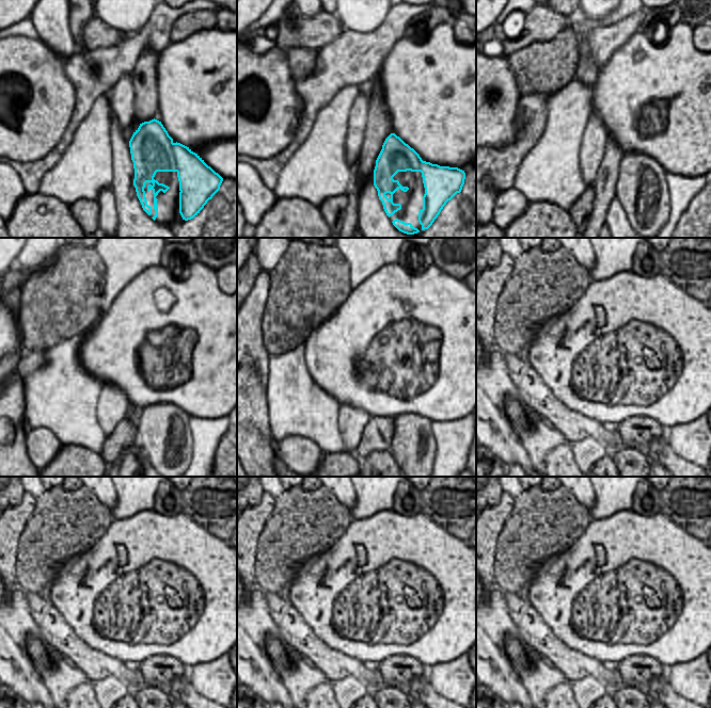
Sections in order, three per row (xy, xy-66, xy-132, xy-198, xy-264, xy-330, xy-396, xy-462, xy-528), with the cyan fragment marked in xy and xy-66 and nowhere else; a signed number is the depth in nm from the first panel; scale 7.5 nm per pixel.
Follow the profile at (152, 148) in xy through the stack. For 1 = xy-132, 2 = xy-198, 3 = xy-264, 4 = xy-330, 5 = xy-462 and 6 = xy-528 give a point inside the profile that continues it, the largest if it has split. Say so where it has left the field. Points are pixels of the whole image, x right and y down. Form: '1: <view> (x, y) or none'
1: xy-132 (678, 192)
2: xy-198 (202, 437)
3: xy-264 (453, 440)
4: xy-330 (693, 444)
5: xy-462 (454, 682)
6: xy-528 (693, 682)

